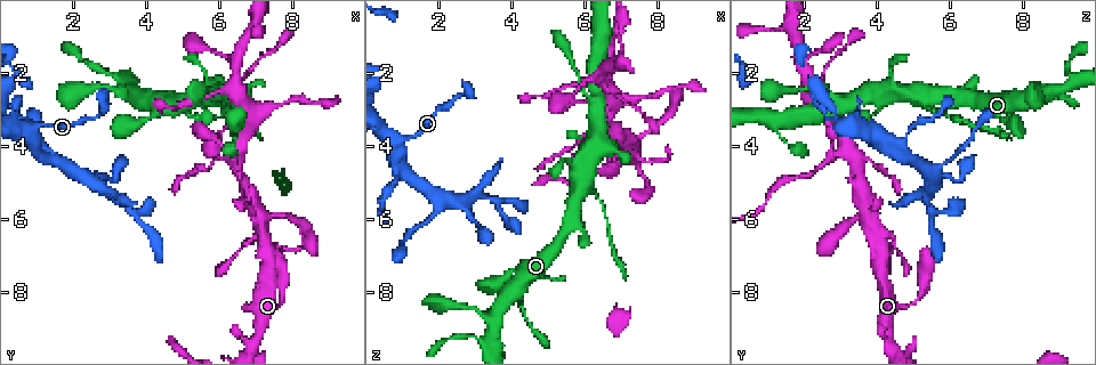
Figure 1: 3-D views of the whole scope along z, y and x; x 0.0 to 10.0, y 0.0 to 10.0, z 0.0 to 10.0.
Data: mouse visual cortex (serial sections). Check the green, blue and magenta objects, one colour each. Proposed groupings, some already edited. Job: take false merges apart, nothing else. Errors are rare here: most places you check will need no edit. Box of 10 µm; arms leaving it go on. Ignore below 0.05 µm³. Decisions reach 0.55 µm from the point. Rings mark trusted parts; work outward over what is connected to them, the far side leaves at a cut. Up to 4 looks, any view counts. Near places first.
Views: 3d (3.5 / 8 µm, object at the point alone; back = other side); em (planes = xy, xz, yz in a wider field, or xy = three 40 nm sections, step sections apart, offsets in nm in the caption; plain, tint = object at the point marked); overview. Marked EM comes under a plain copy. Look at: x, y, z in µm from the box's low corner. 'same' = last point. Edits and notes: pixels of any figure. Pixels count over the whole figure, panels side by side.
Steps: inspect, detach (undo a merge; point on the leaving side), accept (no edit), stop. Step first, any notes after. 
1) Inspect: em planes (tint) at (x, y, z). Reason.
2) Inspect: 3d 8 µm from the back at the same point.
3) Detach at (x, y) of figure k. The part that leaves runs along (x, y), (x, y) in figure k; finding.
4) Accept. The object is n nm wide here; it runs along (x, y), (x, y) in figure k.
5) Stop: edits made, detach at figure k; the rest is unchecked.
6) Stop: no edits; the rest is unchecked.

Inspect: 3d 3.5 µm at (6.00, 2.75, 5.25). Thin arm on a thick one.

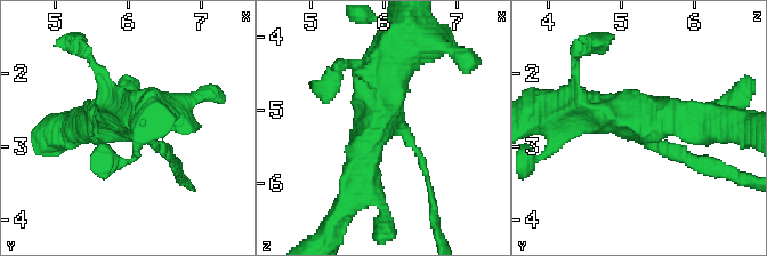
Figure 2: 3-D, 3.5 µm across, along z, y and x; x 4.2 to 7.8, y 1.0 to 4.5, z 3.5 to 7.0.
Inspect: em xy step 5 (tint) at (6.00, 2.75, 5.20). 3 arms meet here; the arms are 150, 400, 500 nm wide.

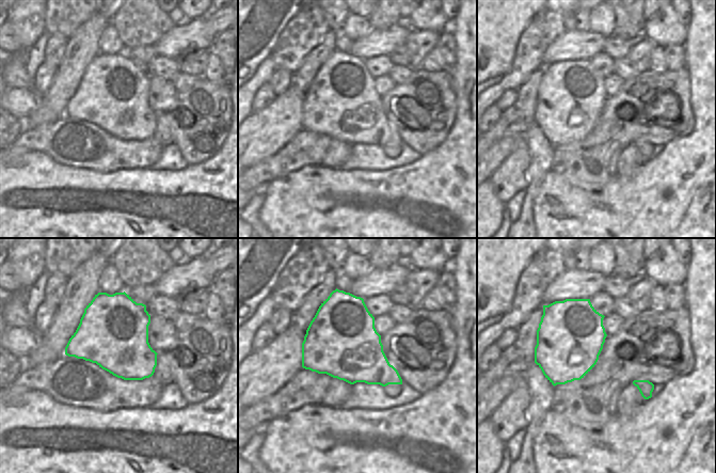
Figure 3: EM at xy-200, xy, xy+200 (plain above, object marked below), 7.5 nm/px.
Accept. The object is 550 nm wide here; it runs along (353, 196), (395, 53) in figure 2; continuous, no second cell.

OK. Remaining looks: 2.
Inspect: 3d 3.5 µm at (0.85, 3.60, 3.85).

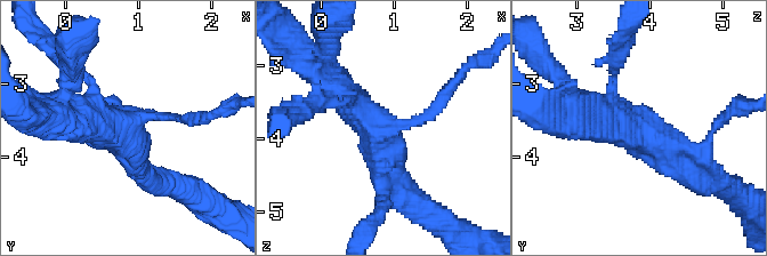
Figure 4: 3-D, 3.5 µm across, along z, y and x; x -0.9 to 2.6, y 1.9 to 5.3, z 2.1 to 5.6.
Inspect: em xy step 1 (tint) at (0.85, 3.65, 3.90). 4 arms meet here; the arms are 150, 350, 350, 450 nm wide.

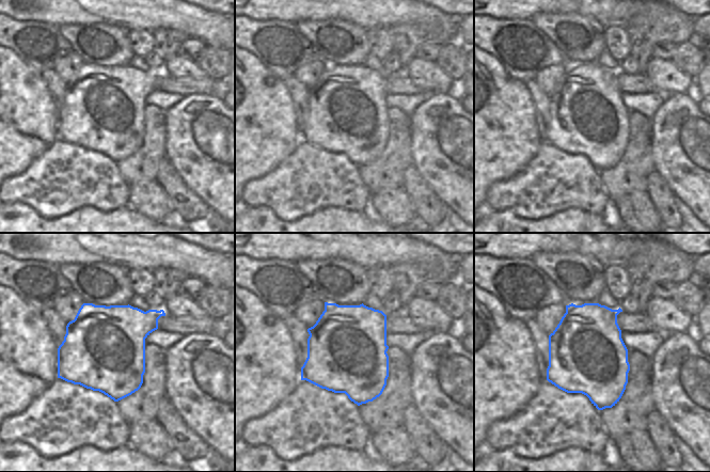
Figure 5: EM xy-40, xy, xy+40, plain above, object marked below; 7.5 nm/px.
Accept. It runs along (611, 119), (637, 116), (695, 175) in figure 4; one cell here.

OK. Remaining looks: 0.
Stop: no edits; the rest is unchecked.

